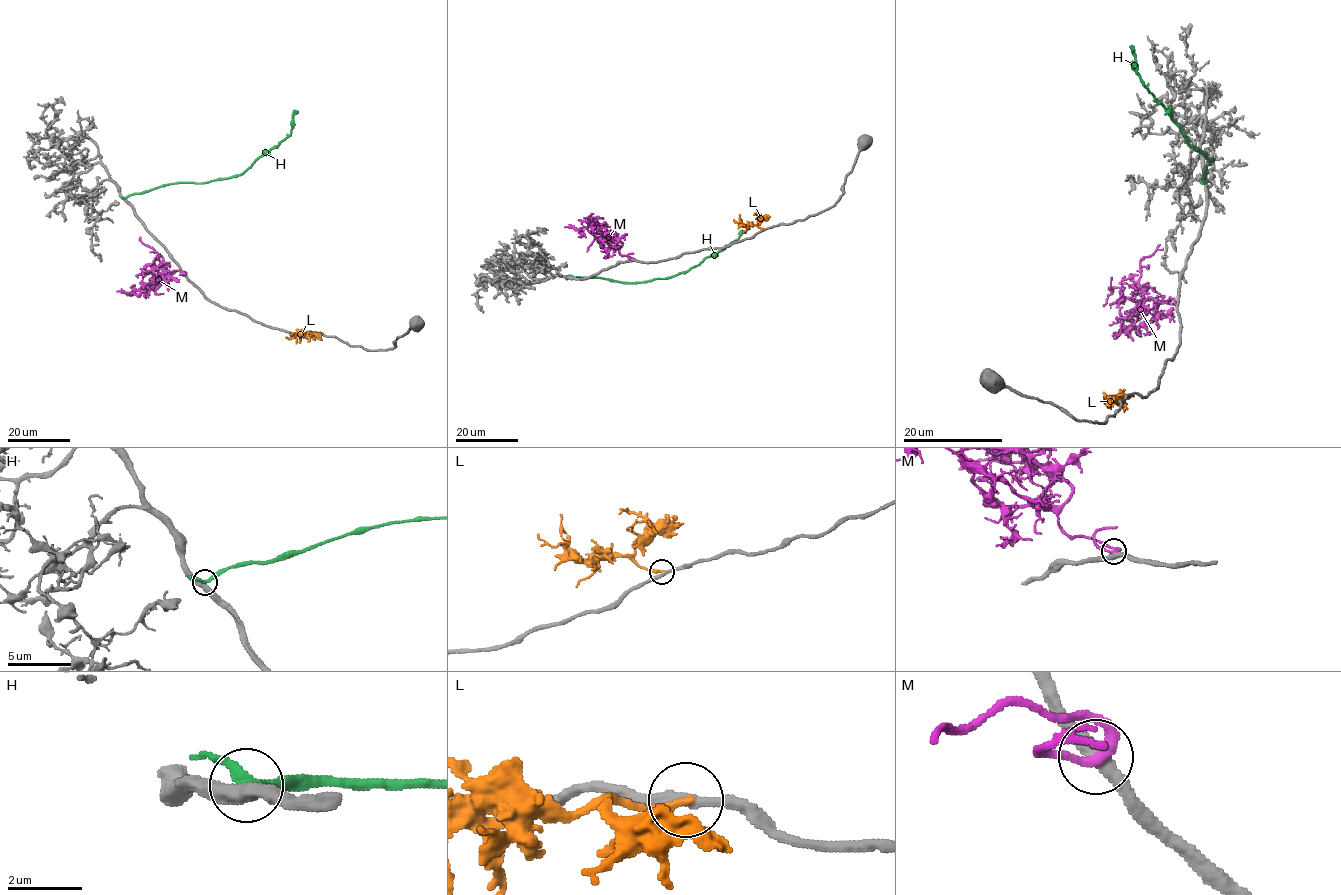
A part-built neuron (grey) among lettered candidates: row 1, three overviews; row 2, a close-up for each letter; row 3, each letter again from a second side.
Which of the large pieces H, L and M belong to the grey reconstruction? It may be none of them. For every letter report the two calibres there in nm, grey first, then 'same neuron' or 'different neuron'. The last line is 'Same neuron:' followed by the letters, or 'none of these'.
H: 420/240 nm | different neuron
L: 300/240 nm | different neuron
M: 400/240 nm | different neuron
Same neuron: none of these

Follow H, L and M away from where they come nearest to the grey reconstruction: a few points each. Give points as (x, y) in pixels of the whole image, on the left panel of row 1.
H: (124, 198), (174, 183), (202, 183), (238, 176), (290, 133), (293, 115), (297, 111)
L: (316, 332), (286, 337)
M: (184, 275), (173, 270), (164, 277), (164, 264), (151, 270), (148, 264), (142, 270), (145, 276)

